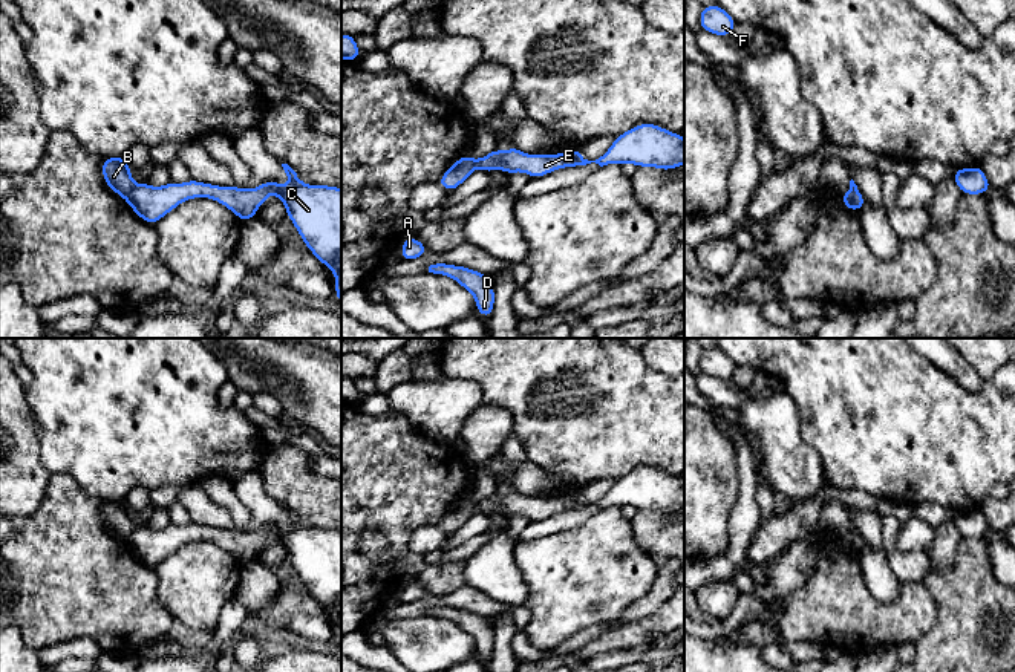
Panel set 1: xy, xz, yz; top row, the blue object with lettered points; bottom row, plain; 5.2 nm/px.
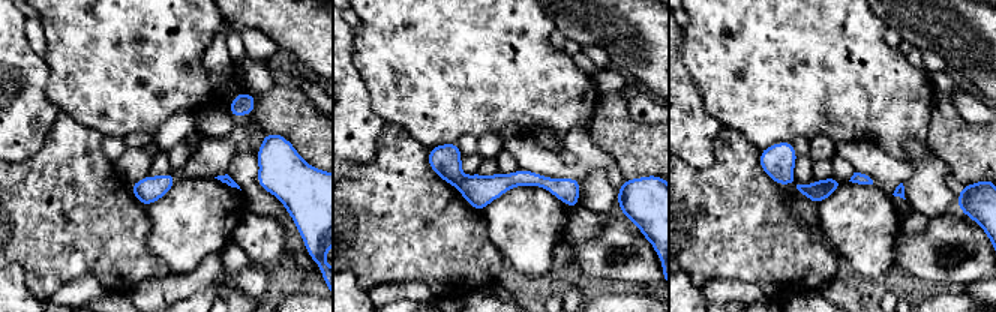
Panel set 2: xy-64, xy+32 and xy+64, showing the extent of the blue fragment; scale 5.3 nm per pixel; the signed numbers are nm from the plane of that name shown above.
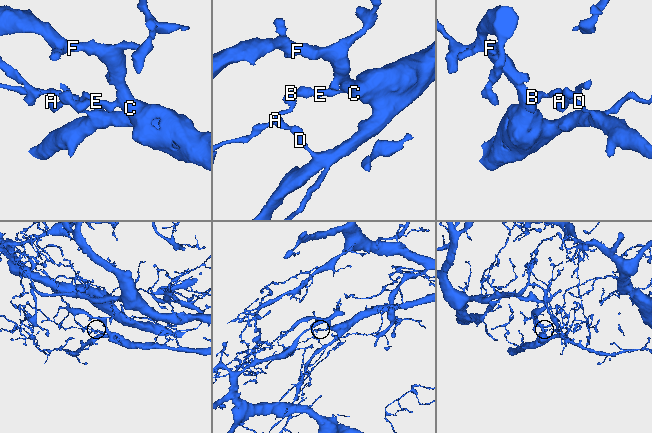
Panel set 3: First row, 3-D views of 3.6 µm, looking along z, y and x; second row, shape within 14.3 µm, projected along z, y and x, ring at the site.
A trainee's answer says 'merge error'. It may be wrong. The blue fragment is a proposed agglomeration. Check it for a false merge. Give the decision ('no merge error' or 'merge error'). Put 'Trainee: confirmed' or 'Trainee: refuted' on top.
Trainee: confirmed
merge error

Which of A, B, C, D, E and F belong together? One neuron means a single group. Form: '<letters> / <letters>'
A C D E F / B

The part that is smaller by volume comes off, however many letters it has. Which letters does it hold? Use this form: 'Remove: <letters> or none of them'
Remove: B

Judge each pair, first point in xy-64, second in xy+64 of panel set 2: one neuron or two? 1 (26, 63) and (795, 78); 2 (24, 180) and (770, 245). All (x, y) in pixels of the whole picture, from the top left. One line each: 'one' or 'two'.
1: two
2: one

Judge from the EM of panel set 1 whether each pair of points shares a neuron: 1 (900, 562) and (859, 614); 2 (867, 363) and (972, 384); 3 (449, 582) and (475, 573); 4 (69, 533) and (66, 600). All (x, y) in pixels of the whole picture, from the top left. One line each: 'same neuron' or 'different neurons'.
1: different neurons
2: different neurons
3: different neurons
4: same neuron

